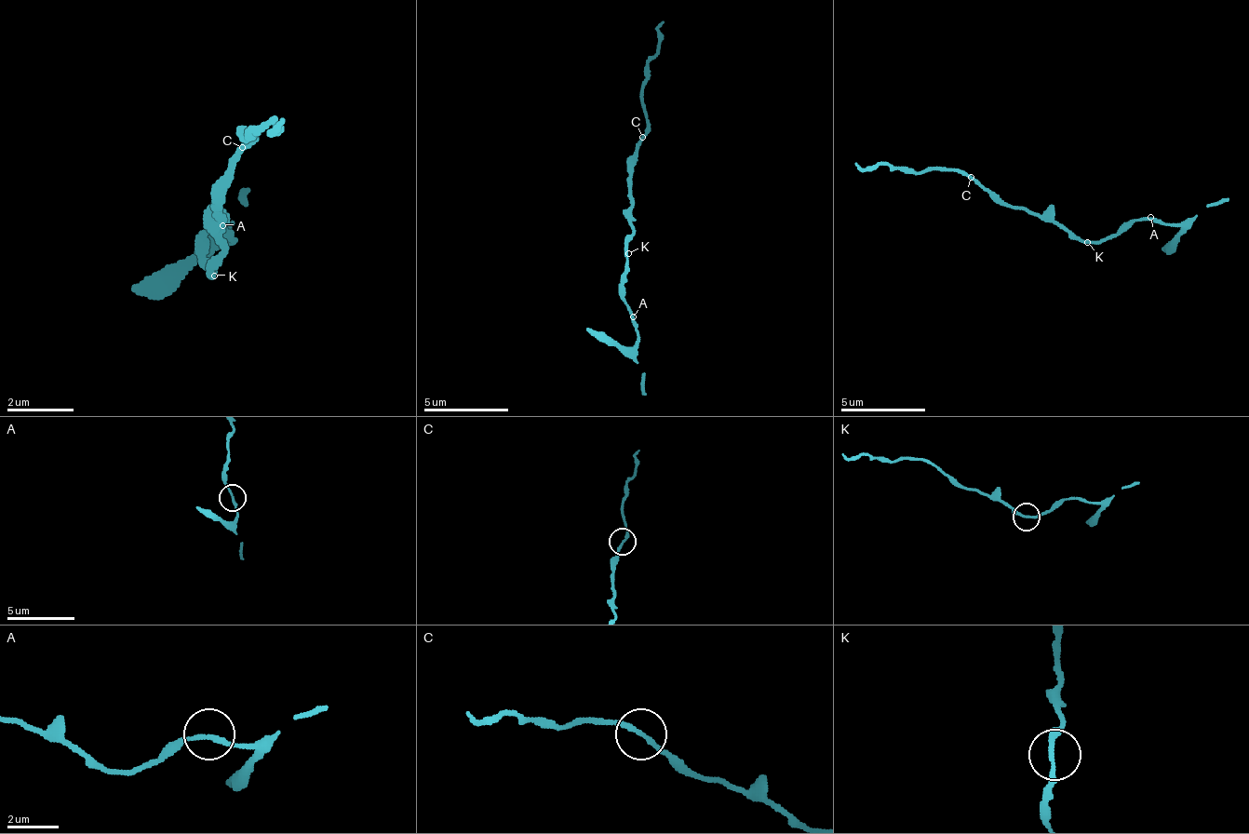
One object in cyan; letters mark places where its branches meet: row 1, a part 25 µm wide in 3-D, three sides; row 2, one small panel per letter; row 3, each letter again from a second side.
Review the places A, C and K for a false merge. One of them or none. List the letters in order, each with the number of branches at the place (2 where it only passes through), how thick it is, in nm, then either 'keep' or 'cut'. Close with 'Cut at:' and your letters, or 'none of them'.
A: branches 2; calibre 160 nm; keep
C: branches 2; calibre 180 nm; keep
K: branches 2; calibre 200 nm; keep
Cut at: none of them

